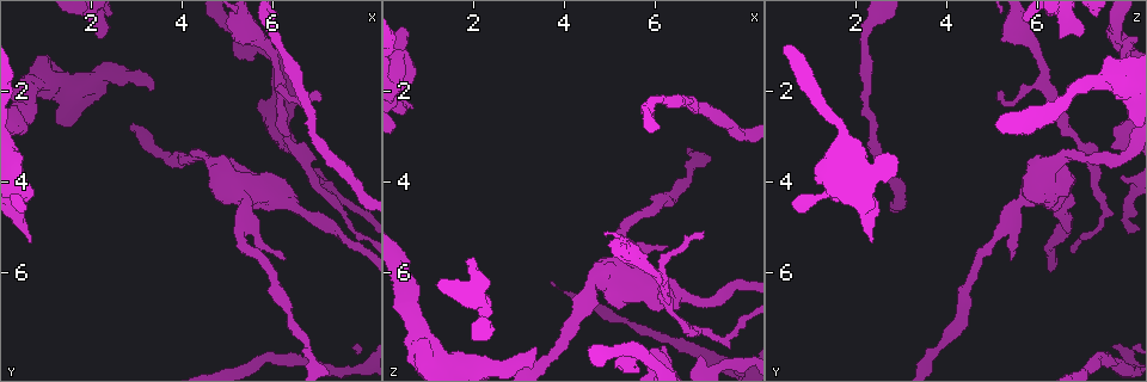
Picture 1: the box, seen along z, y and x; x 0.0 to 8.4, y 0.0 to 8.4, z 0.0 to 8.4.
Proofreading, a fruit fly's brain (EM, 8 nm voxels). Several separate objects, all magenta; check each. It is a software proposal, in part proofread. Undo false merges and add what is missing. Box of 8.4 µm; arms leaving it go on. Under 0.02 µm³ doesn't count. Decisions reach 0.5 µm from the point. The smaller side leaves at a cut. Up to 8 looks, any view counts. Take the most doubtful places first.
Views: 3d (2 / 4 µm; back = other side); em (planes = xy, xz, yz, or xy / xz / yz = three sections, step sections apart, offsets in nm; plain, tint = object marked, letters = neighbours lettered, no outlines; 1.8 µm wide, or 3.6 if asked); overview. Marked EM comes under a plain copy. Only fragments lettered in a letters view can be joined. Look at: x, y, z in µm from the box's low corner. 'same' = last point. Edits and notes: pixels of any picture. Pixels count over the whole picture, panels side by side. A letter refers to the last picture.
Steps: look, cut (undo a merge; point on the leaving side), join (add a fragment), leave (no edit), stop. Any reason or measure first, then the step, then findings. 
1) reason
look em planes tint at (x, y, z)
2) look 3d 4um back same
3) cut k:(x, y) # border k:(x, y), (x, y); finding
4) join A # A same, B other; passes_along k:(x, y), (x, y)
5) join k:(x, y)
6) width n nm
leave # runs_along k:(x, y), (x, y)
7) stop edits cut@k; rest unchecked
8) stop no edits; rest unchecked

an open end
look 3d 2um at (0.70, 5.25, 2.35)

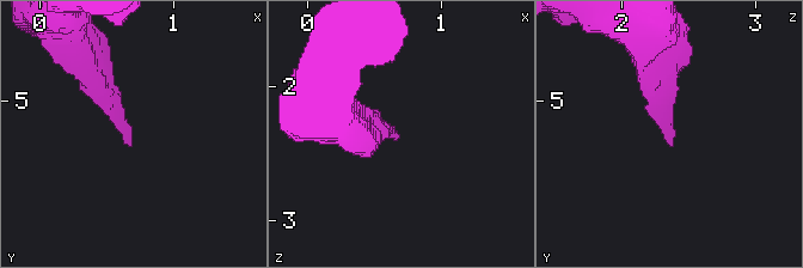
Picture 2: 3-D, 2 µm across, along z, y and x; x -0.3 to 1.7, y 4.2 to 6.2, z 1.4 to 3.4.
need the tissue
look em xy step 16 letters at (0.72, 5.30, 2.36)

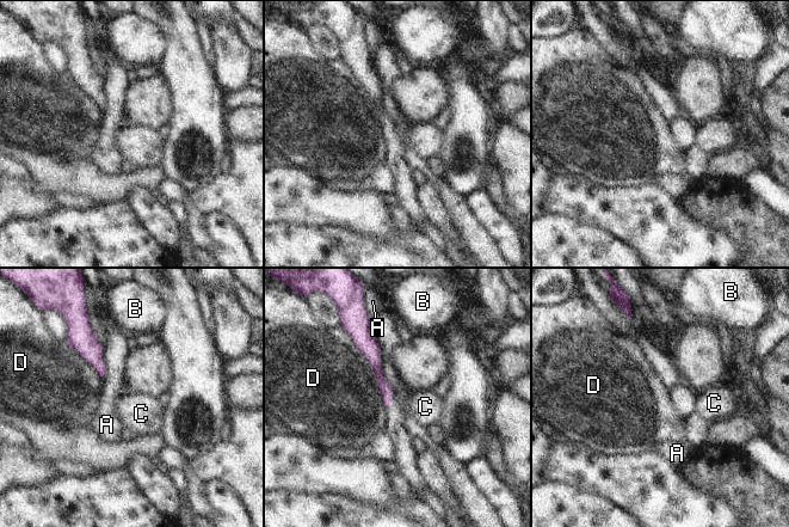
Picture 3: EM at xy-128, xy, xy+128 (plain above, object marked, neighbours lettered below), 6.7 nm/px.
another direction
look em planes letters same

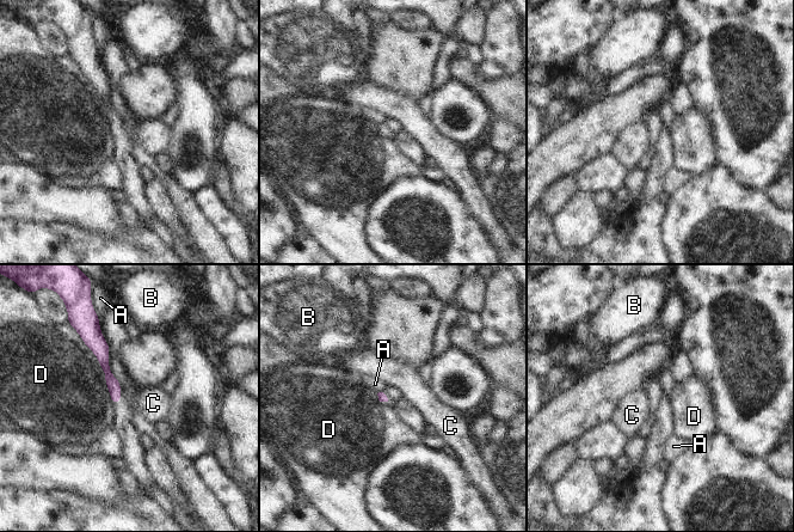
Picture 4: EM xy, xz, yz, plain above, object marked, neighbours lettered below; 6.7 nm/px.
leave # A other, B other, C other, D other; border 4:(77, 331), (117, 405); none of them fits

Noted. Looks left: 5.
stops while still wide
look em xz step 8 letters at (3.35, 1.95, 7.70)

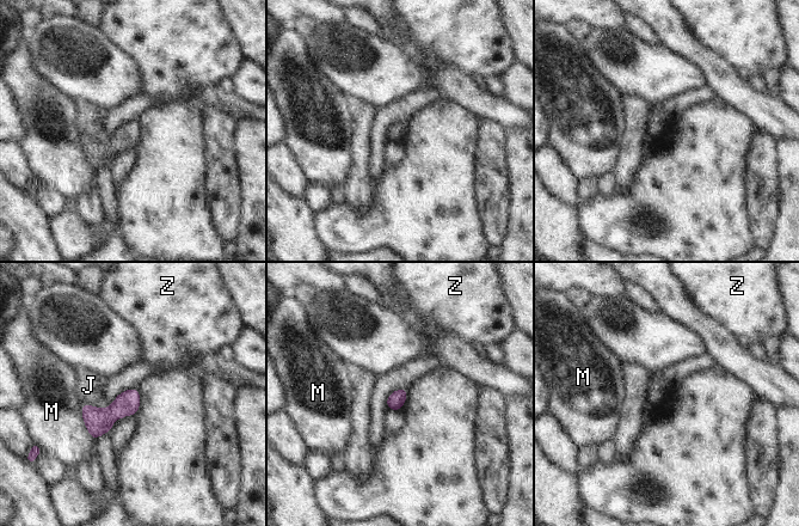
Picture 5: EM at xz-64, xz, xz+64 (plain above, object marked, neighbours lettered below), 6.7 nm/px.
look em yz step 16 letters same

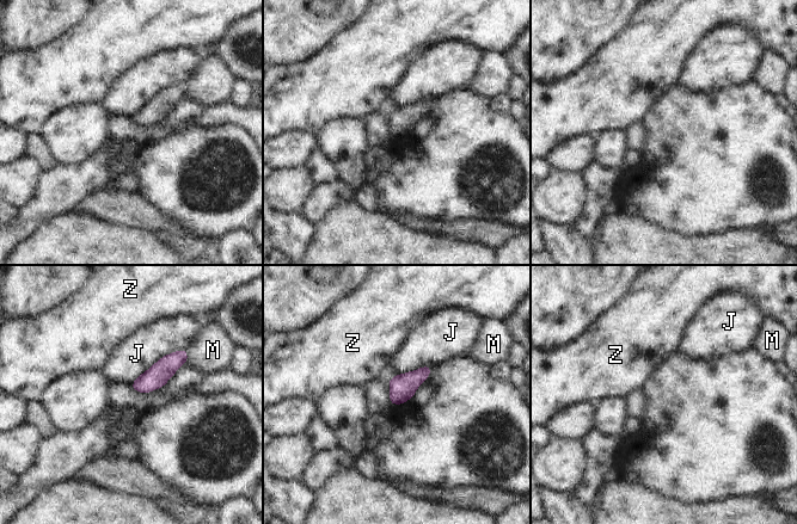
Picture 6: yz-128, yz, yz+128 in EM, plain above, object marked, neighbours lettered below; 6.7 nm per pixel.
leave # J other, M other, Z other; no lettered fragment goes on from it

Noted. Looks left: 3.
free end
look 3d 2um back at (2.30, 0.80, 6.45)

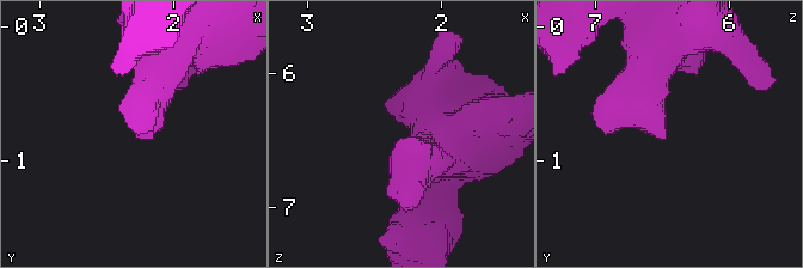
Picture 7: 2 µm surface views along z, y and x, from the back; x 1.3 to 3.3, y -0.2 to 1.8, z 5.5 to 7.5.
look em planes letters at (2.24, 0.82, 6.44)

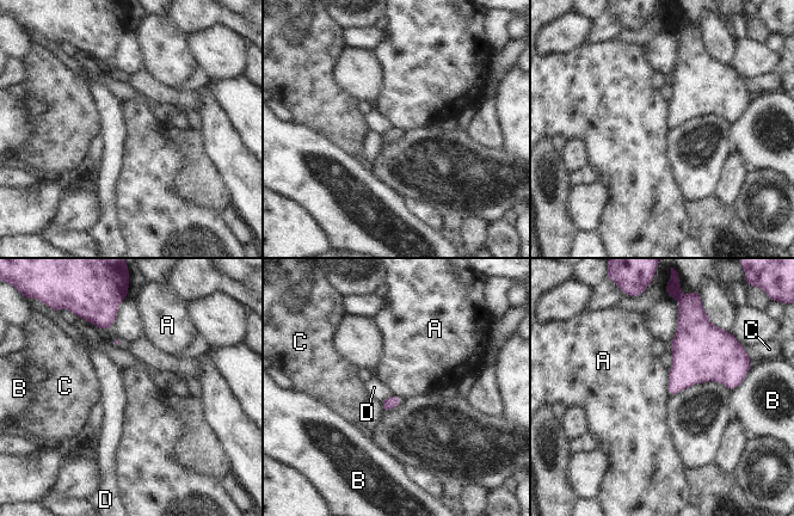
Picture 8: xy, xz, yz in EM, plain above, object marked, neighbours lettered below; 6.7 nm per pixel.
leave # A other, B other, C other, D other; border 8:(668, 369), (668, 393), (670, 395); no lettered fragment goes on from it

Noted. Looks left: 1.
stop no edits; rest unchecked

